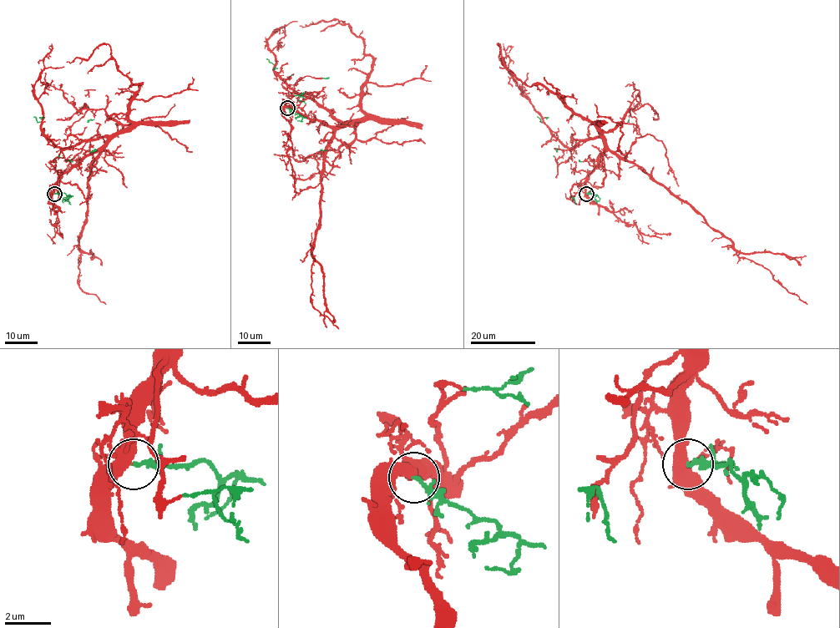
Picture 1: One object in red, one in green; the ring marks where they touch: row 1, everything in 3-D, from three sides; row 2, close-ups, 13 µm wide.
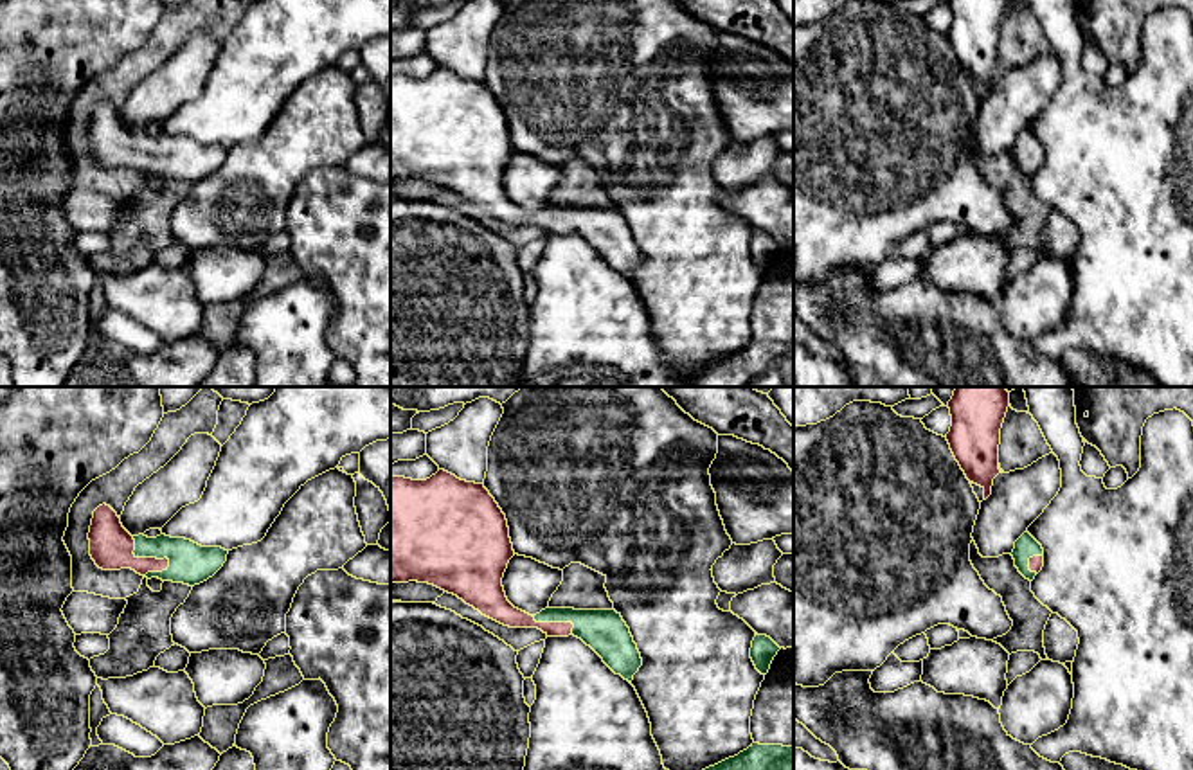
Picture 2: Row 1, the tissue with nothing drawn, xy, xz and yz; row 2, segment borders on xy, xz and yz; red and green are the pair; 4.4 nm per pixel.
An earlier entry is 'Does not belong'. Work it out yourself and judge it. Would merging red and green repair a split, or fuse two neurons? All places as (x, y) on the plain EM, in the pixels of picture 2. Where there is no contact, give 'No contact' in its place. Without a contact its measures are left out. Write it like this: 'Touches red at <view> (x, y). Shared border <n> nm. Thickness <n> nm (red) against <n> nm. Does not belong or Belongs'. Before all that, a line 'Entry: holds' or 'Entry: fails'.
Entry: holds
Touches red at xy (148, 155). Shared border 220 nm. Thickness 190 nm (red) against 190 nm. Does not belong

